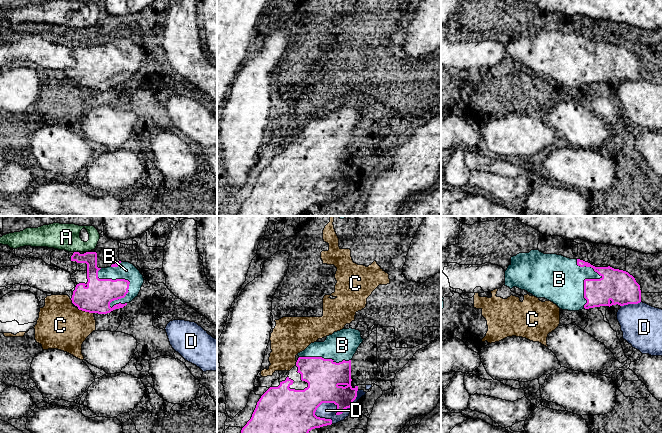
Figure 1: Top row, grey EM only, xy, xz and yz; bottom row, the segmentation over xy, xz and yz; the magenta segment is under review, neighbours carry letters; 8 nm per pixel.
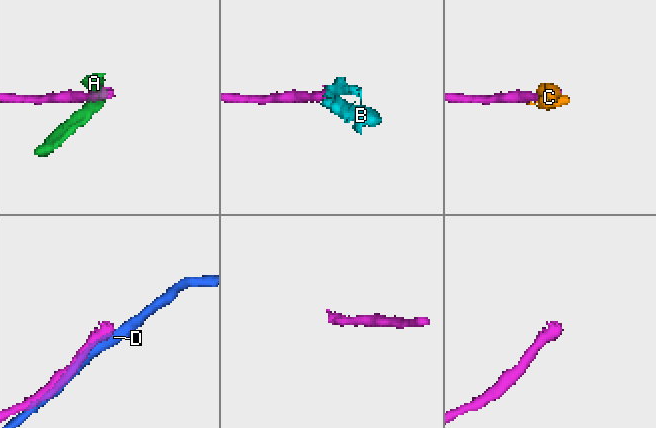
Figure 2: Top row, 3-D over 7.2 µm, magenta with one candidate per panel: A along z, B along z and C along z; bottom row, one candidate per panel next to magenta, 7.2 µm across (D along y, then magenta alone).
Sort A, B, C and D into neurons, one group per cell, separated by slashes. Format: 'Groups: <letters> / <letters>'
Groups: A / B / C / D

